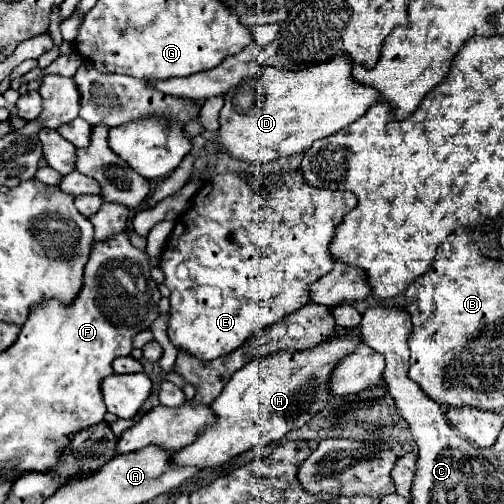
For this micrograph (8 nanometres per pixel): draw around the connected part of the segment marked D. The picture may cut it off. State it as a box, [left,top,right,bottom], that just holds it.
[218,55,378,165]

